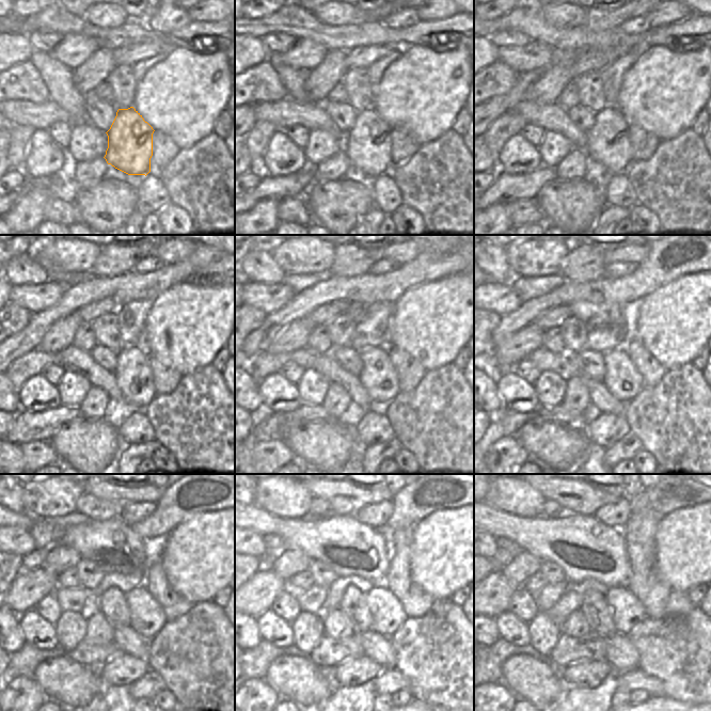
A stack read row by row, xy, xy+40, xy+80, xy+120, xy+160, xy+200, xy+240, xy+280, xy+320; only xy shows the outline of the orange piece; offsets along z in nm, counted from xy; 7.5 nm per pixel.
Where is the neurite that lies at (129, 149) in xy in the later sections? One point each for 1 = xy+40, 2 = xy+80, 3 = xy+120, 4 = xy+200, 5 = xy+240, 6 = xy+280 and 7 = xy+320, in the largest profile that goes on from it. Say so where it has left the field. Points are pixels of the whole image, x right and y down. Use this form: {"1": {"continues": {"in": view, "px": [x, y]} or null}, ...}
{"1": {"continues": {"in": "xy+40", "px": [368, 144]}}, "2": {"continues": {"in": "xy+80", "px": [607, 143]}}, "3": {"continues": {"in": "xy+120", "px": [133, 377]}}, "4": {"continues": {"in": "xy+200", "px": [621, 378]}}, "5": {"continues": {"in": "xy+240", "px": [147, 617]}}, "6": {"continues": {"in": "xy+280", "px": [386, 612]}}, "7": {"continues": {"in": "xy+320", "px": [627, 612]}}}

